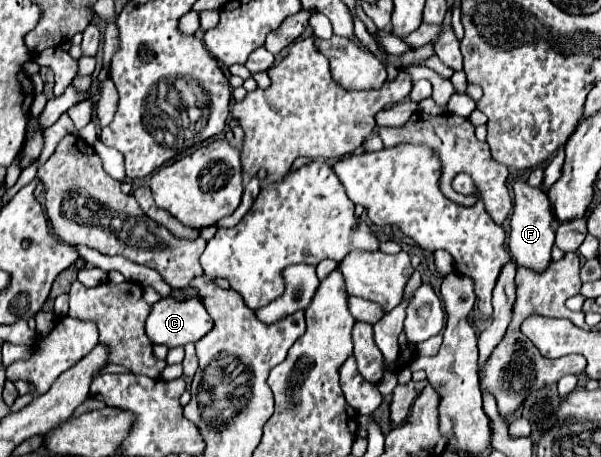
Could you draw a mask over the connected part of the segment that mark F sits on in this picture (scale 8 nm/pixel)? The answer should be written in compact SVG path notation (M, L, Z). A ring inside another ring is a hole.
M523 180L513 184L513 214L509 222L509 252L517 266L527 266L531 270L543 272L551 262L551 248L555 242L553 230L553 210L547 194L541 188L533 188Z

